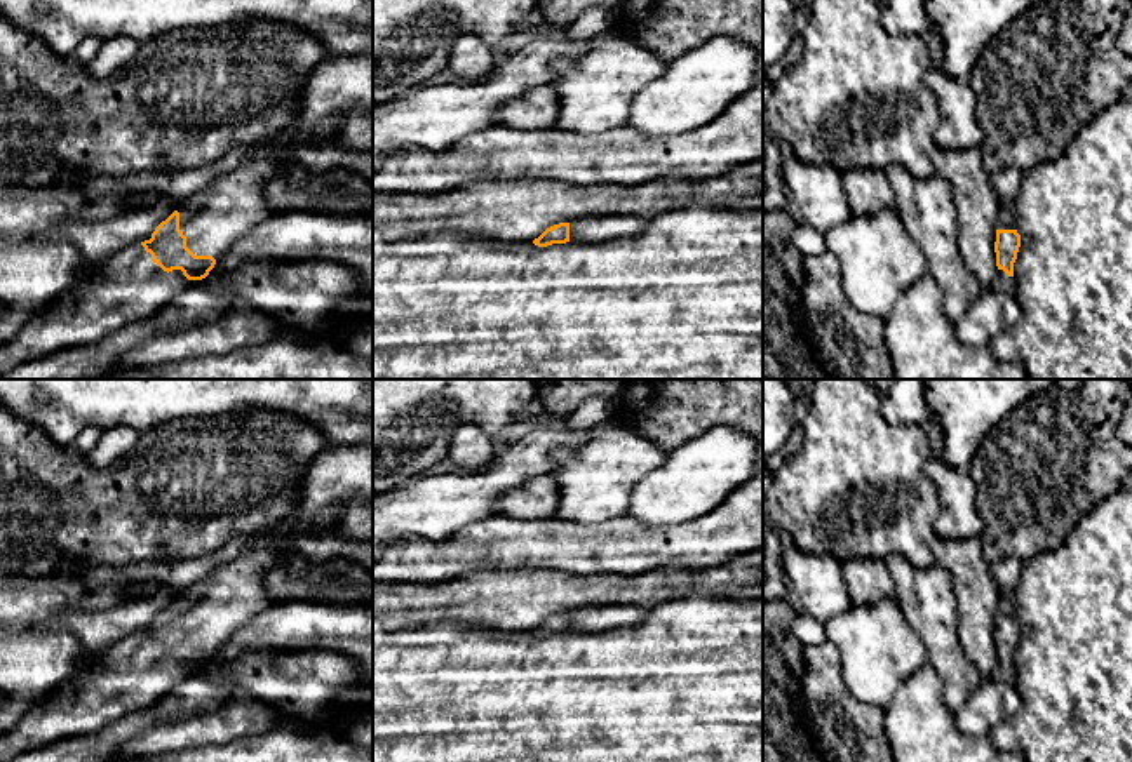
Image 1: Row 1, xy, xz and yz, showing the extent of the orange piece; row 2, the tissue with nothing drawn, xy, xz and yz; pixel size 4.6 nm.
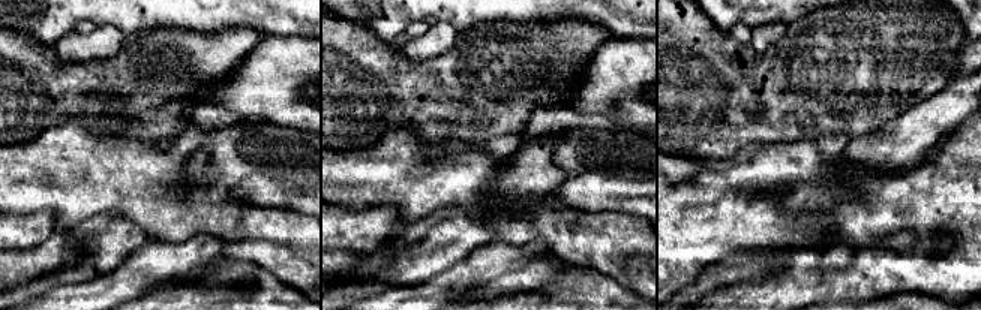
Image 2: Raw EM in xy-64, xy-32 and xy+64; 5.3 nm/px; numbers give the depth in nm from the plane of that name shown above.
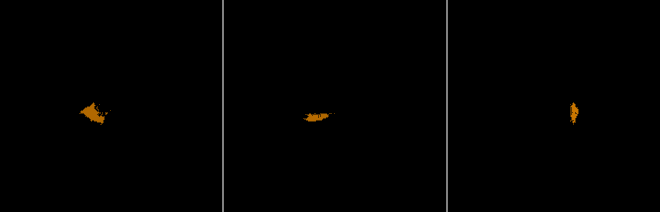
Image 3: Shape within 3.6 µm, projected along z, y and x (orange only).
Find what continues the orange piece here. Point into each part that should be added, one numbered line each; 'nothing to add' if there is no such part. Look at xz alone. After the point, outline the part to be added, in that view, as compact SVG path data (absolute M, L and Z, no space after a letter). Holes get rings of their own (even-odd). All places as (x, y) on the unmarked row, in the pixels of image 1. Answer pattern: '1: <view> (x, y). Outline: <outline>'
1: xz (591, 620). Outline: M599 605L569 612L571 633L601 633L617 628L637 626L646 618L644 609L632 605Z

